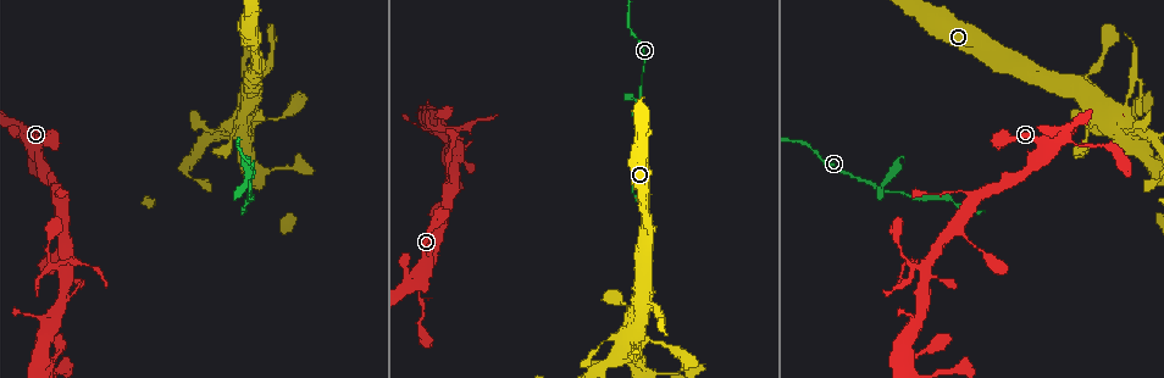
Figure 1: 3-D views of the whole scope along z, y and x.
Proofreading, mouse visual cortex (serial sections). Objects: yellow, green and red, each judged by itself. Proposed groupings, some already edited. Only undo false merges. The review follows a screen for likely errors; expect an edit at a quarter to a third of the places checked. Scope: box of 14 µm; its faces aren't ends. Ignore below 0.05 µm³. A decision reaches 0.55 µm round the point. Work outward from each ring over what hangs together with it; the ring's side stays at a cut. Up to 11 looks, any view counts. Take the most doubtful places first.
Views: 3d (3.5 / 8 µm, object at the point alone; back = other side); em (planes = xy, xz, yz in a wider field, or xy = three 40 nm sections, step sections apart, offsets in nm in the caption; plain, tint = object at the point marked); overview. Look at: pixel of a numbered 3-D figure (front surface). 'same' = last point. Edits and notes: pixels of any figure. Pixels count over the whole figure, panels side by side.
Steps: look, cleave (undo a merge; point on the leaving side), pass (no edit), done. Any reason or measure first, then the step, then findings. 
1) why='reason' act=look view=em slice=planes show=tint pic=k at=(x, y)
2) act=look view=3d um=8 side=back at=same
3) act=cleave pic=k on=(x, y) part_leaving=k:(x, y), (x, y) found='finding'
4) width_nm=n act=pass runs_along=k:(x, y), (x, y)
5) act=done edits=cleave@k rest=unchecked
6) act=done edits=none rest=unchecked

why='sharp bend' act=look view=3d um=3.5 pic=1 at=(1132, 82)

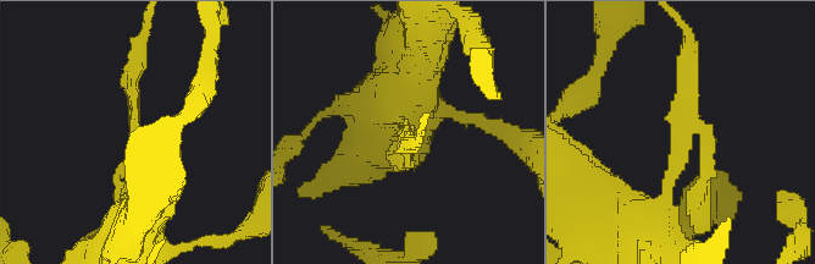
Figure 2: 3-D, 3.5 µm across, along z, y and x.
why='need the tissue' act=look view=em slice=planes show=tint pic=2 at=(681, 137)

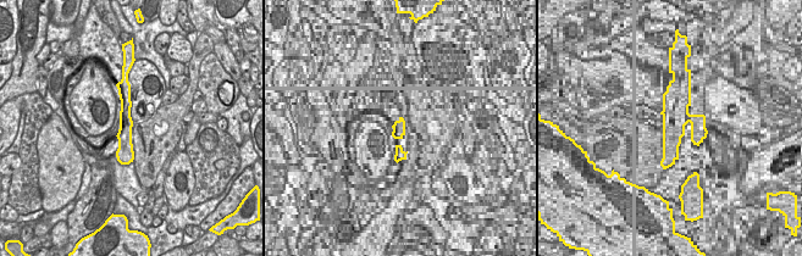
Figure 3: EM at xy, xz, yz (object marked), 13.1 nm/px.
width_nm=190 act=pass runs_along=3:(123, 89), (126, 161) found='all the same cell'

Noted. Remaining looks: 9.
why='narrows sharply' act=look view=3d um=3.5 side=back pic=1 at=(1091, 146)

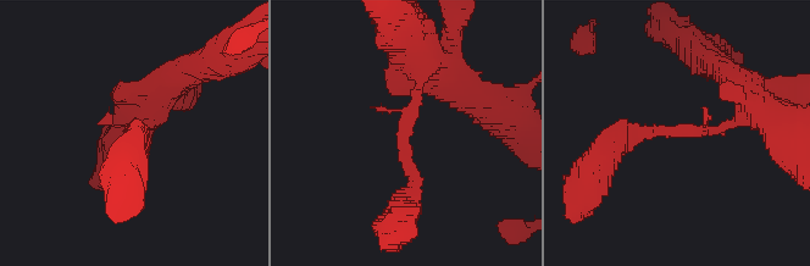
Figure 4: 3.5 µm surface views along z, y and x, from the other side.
act=pass runs_along=4:(754, 112), (720, 131), (626, 131), (608, 150) found='one cell here'

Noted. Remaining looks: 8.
why='two arms in line, one across' act=look view=3d um=3.5 pic=1 at=(640, 98)

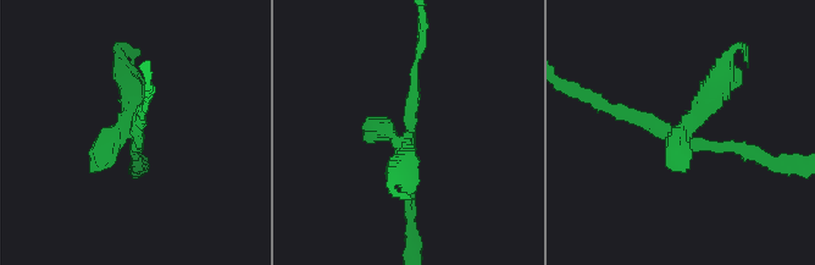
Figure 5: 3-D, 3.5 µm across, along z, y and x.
why='need the tissue' act=look view=em slice=xy step=2 show=tint pic=5 at=(136, 137)

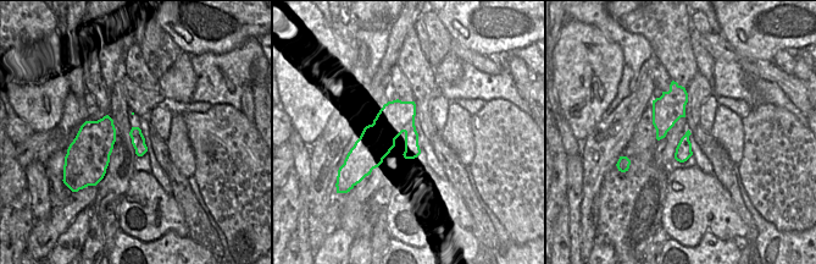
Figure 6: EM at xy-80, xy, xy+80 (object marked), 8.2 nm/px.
act=cleave pic=5 on=(708, 98) border=6:(414, 122), (404, 131) found='a second cell is stuck on'

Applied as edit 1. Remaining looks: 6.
why='redraw' act=look view=overview

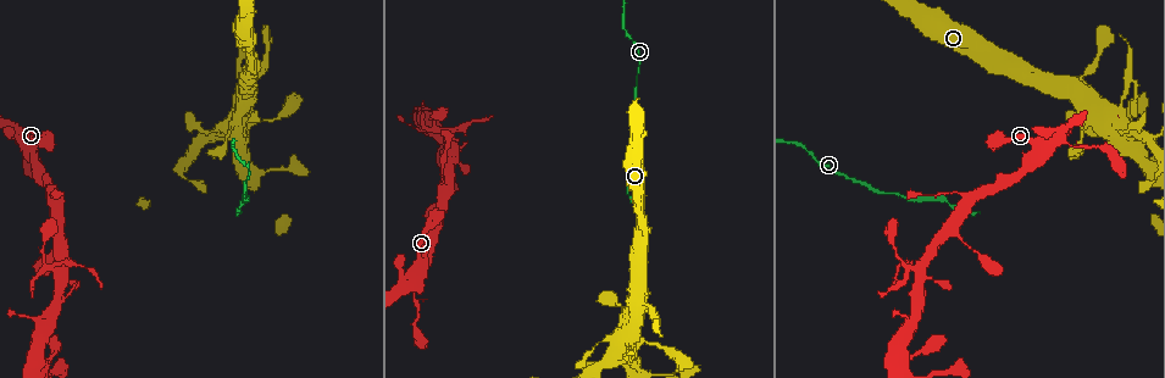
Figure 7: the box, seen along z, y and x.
why='small branch off a trunk' act=look view=3d um=8 pic=7 at=(919, 272)

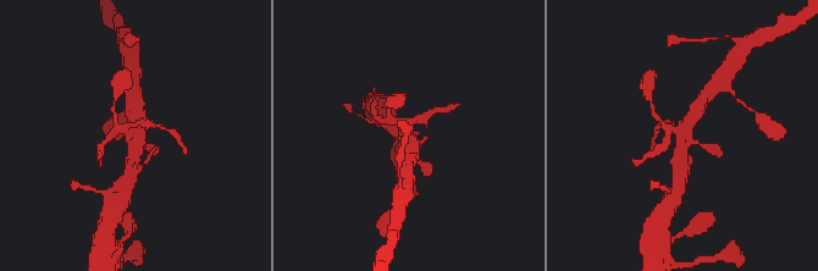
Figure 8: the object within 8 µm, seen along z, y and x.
act=look view=3d um=3.5 pic=8 at=(411, 136)

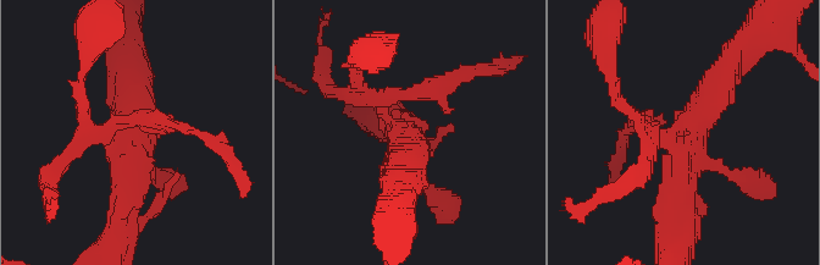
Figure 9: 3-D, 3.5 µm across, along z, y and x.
act=look view=em slice=xy step=2 show=tint pic=9 at=(682, 148)

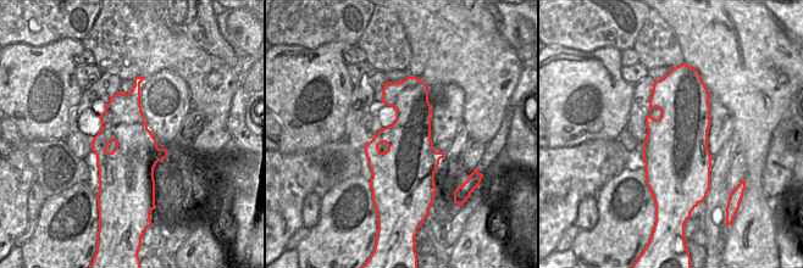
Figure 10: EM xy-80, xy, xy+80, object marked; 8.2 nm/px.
act=cleave pic=9 on=(632, 120) part_leaving=9:(663, 141), (619, 99), (607, 50) found='a second cell is stuck on'

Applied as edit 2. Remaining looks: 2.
act=done edits=cleave@5,cleave@9 rest=unchecked

